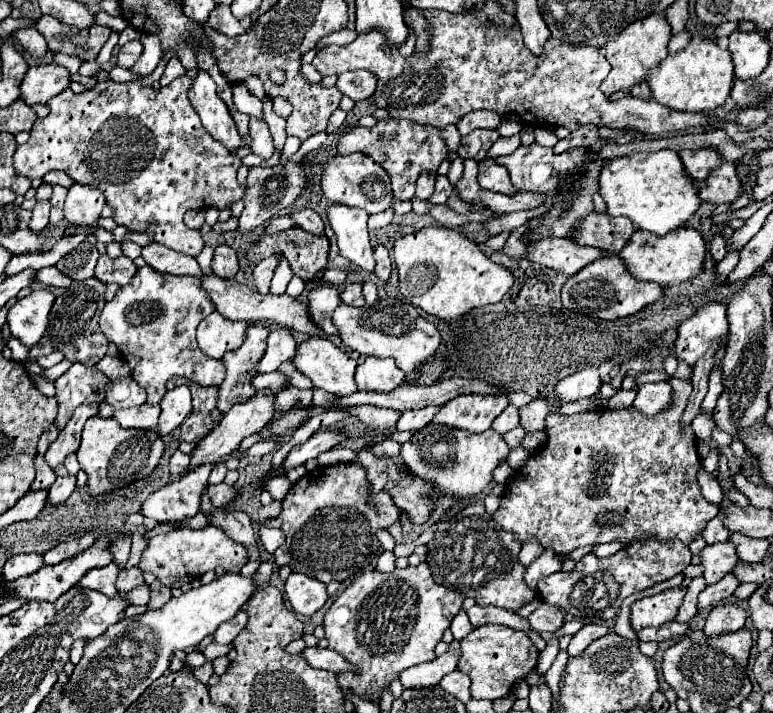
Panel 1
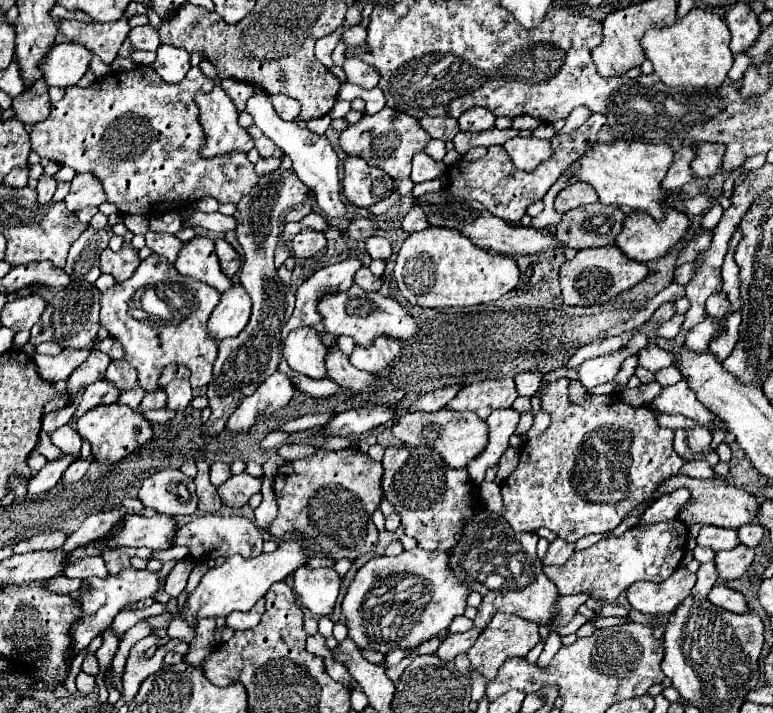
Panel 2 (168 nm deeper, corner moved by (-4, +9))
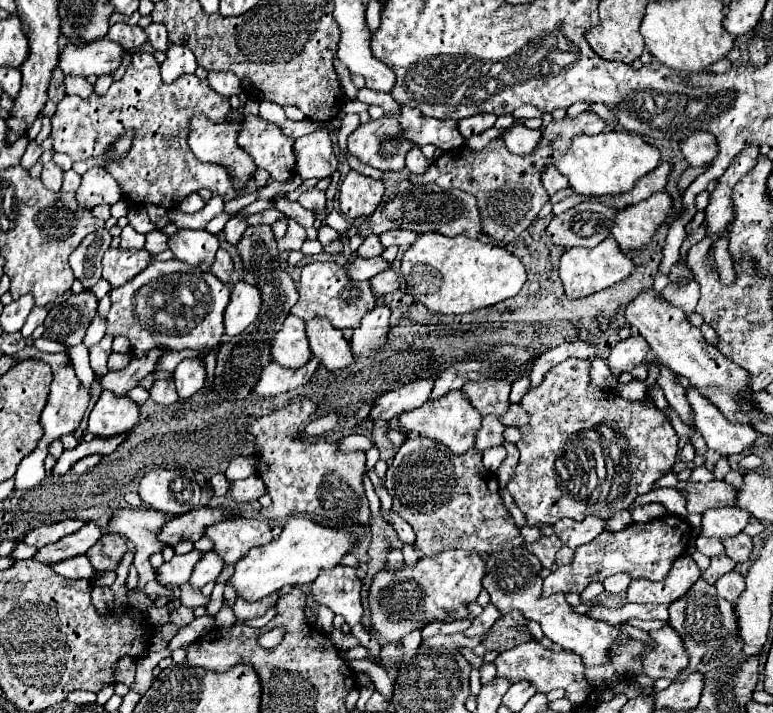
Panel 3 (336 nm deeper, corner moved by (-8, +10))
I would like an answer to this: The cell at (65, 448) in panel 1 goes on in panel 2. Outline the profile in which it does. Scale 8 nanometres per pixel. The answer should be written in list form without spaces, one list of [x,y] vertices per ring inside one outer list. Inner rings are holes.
[[[99,380],[99,382],[93,382],[85,388],[85,394],[83,394],[83,400],[73,416],[73,420],[77,420],[79,416],[83,416],[87,410],[95,408],[95,406],[101,406],[101,404],[111,404],[111,402],[117,402],[119,400],[119,394],[121,390],[111,384],[109,380]]]

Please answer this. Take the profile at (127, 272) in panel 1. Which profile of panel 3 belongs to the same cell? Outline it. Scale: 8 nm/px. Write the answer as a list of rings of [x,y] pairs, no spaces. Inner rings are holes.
[[[109,249],[103,255],[103,279],[107,279],[113,287],[125,285],[129,279],[139,275],[151,257],[145,249]]]

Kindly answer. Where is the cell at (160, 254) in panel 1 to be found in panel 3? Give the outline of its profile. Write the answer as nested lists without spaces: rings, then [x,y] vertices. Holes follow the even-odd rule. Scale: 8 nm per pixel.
[[[153,229],[153,231],[149,231],[147,233],[147,243],[145,243],[145,249],[149,251],[149,253],[161,253],[161,251],[165,251],[165,249],[169,249],[169,235],[165,235],[163,231],[159,231],[159,229]]]

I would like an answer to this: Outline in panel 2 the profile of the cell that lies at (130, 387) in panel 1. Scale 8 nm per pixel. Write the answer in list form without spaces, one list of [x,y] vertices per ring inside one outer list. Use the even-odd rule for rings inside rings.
[[[113,360],[107,368],[105,378],[109,382],[117,384],[117,388],[121,388],[121,392],[125,392],[137,384],[137,370],[133,366],[129,366],[127,360]]]

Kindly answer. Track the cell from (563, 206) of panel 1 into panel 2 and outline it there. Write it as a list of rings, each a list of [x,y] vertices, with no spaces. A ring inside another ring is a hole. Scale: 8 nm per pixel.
[[[511,138],[505,144],[507,154],[511,156],[513,164],[517,168],[523,168],[527,172],[531,172],[533,168],[537,168],[543,160],[549,158],[551,154],[551,146],[549,140],[541,140],[541,138]]]

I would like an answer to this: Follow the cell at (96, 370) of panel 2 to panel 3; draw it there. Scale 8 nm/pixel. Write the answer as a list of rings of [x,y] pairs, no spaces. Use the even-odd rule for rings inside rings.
[[[105,335],[101,339],[101,343],[97,343],[97,345],[93,345],[89,349],[89,353],[91,353],[91,369],[95,371],[97,377],[101,377],[101,375],[105,375],[109,371],[107,369],[107,359],[111,355],[111,341],[113,341],[113,337]]]

